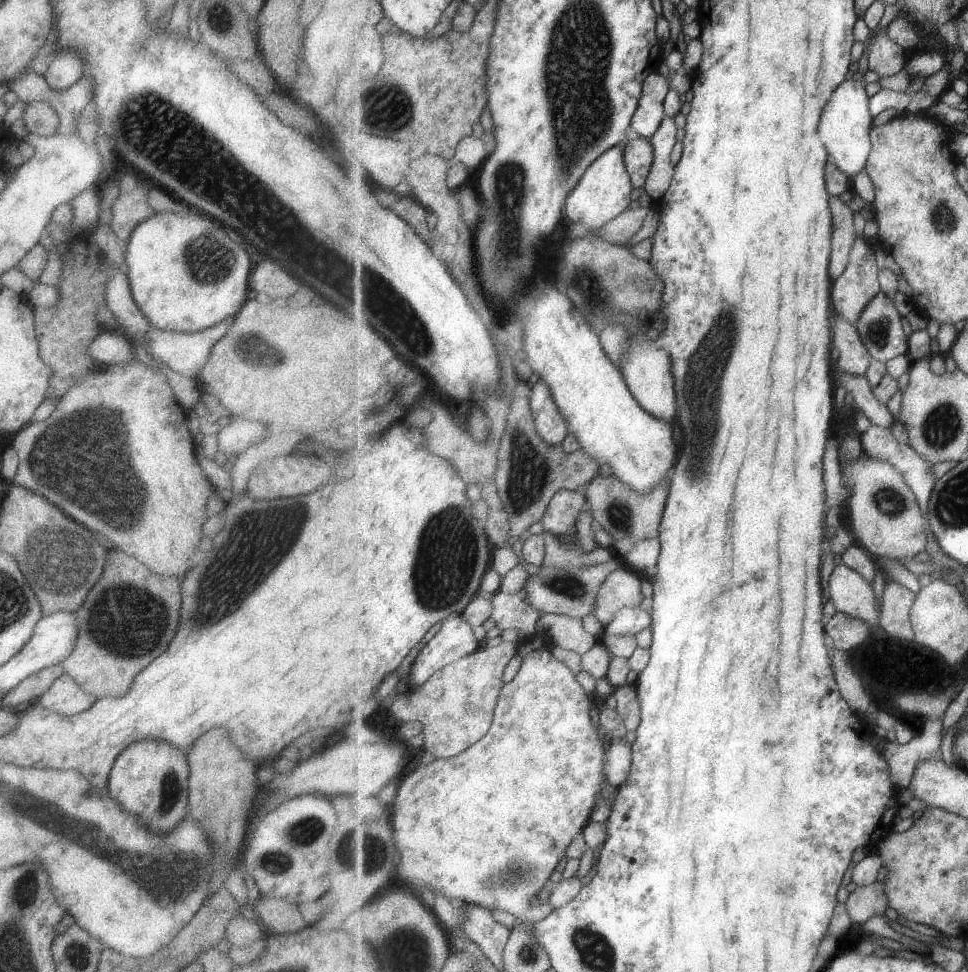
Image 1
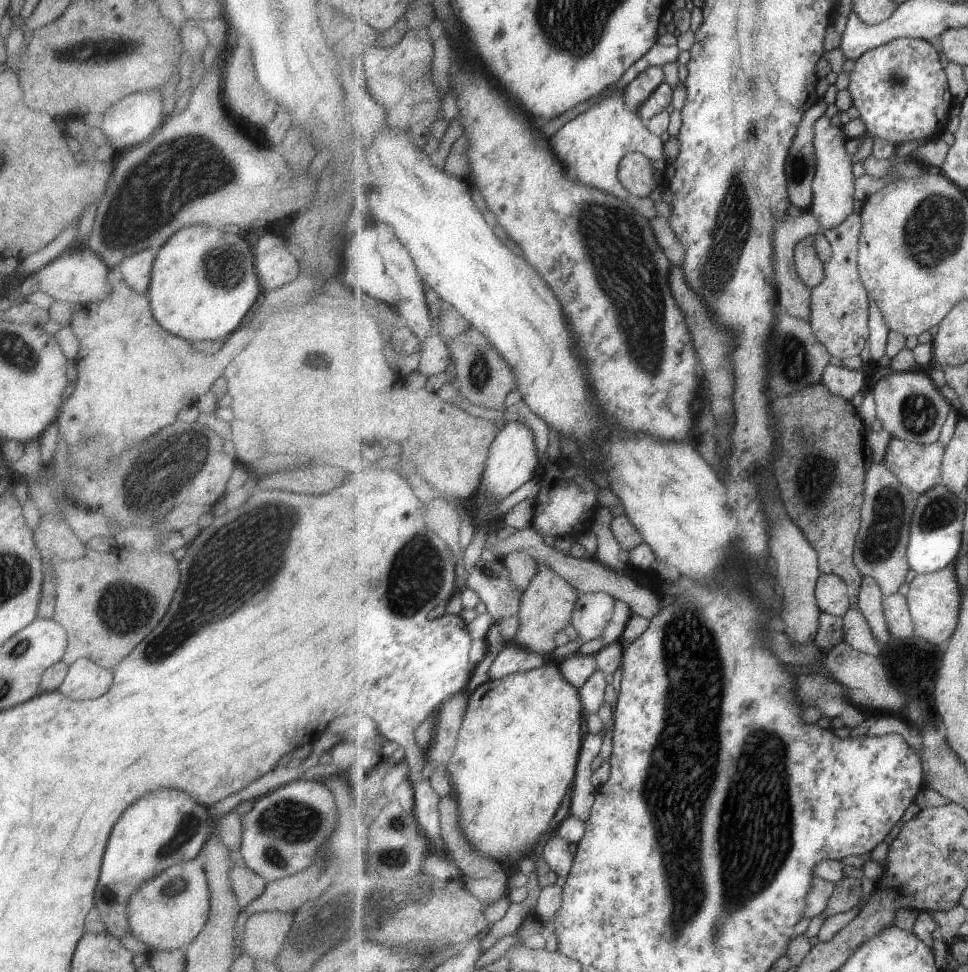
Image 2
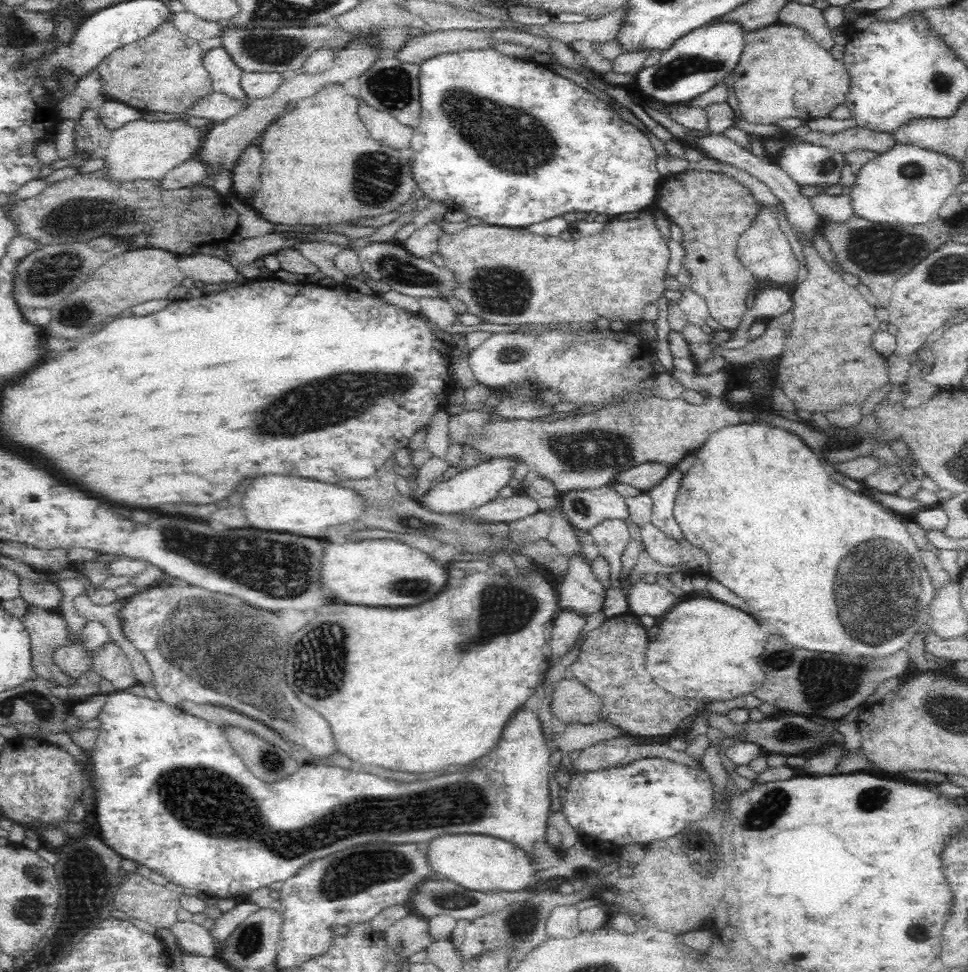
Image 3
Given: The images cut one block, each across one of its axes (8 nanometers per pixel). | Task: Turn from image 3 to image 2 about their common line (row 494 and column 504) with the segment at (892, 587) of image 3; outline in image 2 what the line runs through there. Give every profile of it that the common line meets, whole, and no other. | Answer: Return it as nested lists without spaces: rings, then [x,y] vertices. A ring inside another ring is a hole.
[[[545,664],[545,666],[535,670],[513,673],[511,676],[501,678],[501,680],[487,682],[487,684],[479,686],[477,694],[481,694],[481,696],[471,700],[467,716],[465,716],[465,724],[461,728],[459,746],[455,748],[455,752],[453,752],[453,756],[448,760],[449,764],[447,764],[453,781],[454,797],[457,800],[461,816],[461,830],[473,842],[473,846],[479,852],[479,855],[485,856],[485,858],[493,858],[499,863],[506,858],[518,861],[524,855],[530,856],[531,849],[539,842],[539,838],[543,834],[547,834],[549,830],[551,835],[554,833],[554,829],[551,829],[551,822],[553,822],[553,818],[555,818],[555,814],[557,814],[567,790],[573,788],[576,780],[575,772],[577,772],[577,766],[579,765],[579,754],[581,754],[582,750],[581,746],[584,746],[581,696],[580,692],[565,680],[560,668],[557,668],[555,664]]]

